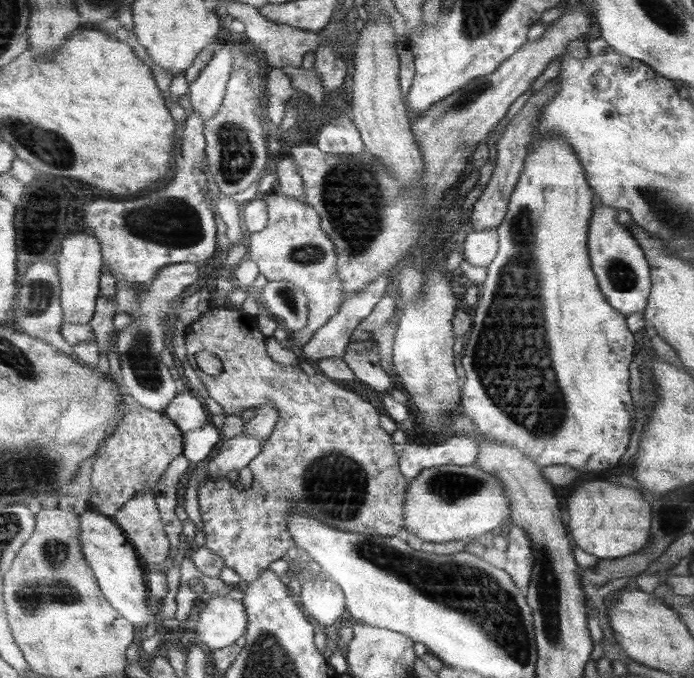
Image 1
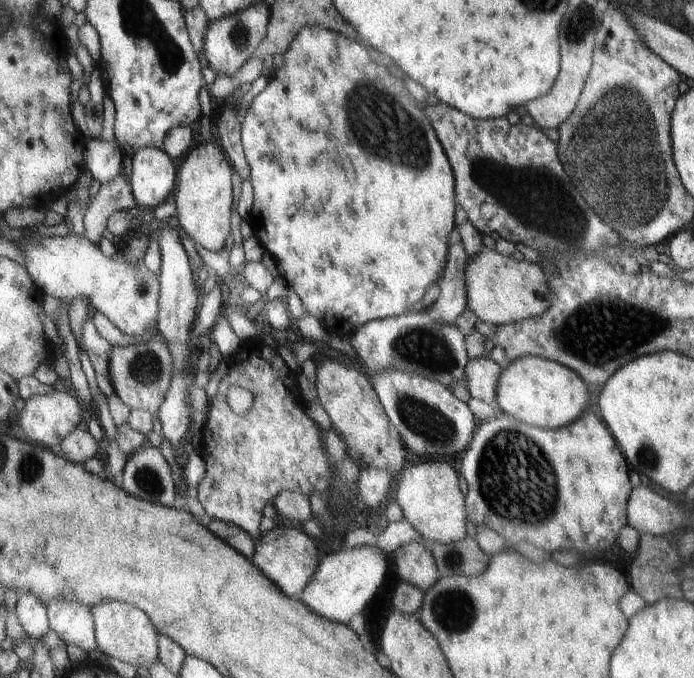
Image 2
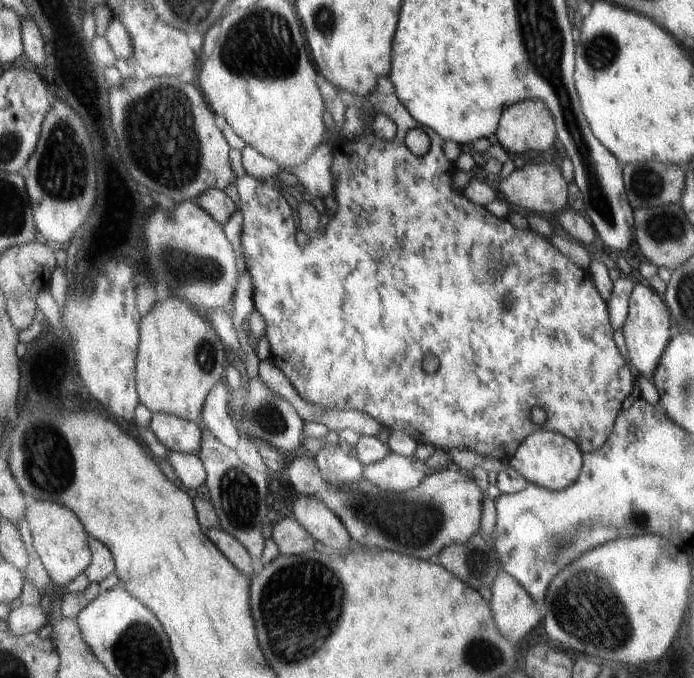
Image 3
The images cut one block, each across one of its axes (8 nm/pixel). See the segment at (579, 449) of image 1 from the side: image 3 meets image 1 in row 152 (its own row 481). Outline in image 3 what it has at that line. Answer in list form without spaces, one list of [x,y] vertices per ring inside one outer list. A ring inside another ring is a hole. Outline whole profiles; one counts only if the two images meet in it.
[[[539,430],[521,443],[509,466],[518,470],[530,483],[550,491],[564,491],[580,478],[584,468],[584,453],[580,445],[555,431]]]

